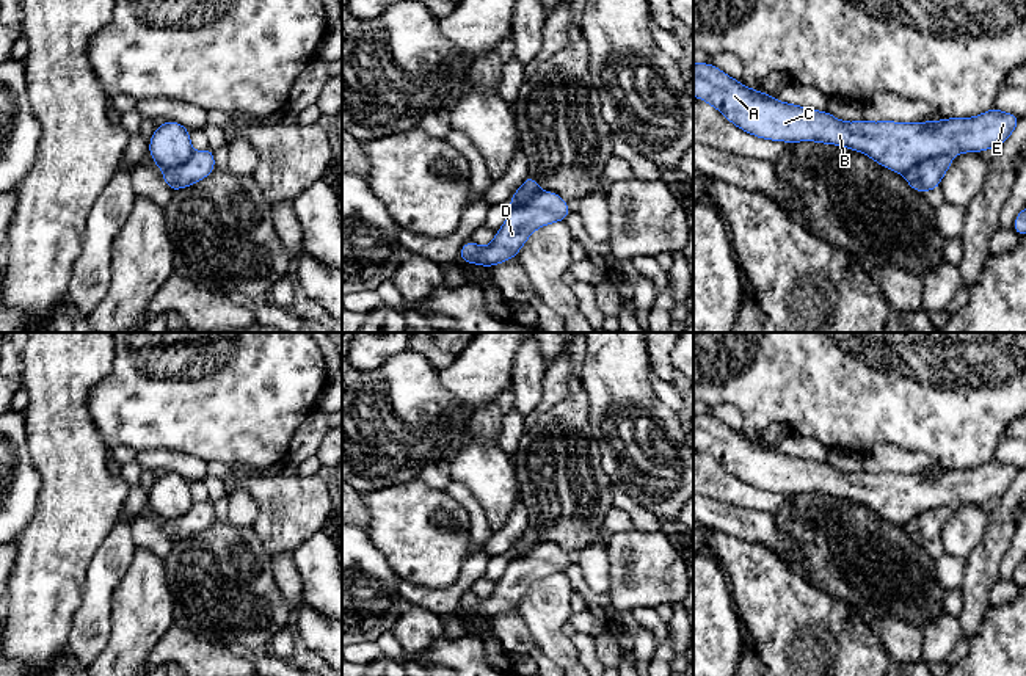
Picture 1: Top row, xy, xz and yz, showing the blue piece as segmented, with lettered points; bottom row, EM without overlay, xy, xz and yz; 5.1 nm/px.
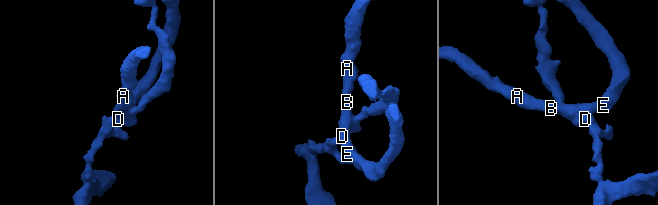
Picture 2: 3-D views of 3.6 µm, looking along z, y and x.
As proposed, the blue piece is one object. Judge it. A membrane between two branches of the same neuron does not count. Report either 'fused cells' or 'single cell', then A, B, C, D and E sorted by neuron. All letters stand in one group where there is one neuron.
fused cells; A B C E / D

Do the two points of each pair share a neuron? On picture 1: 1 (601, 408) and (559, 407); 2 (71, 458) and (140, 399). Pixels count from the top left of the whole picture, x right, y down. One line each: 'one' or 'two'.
1: two
2: two

